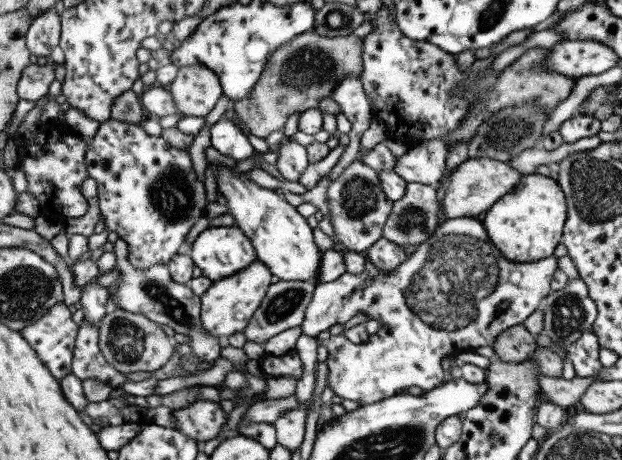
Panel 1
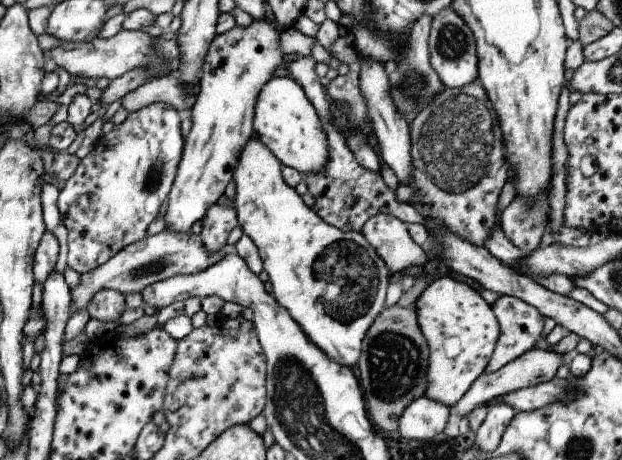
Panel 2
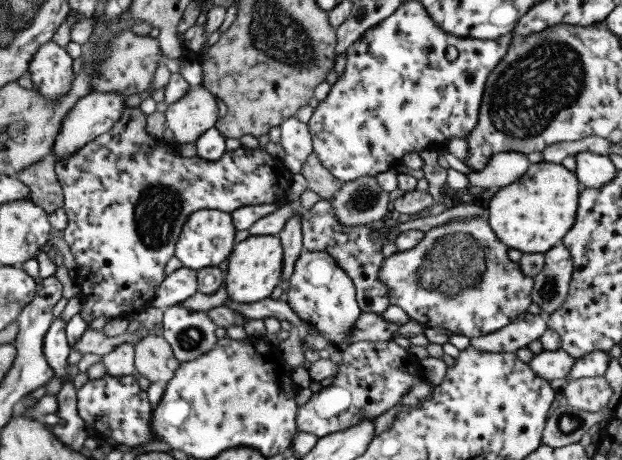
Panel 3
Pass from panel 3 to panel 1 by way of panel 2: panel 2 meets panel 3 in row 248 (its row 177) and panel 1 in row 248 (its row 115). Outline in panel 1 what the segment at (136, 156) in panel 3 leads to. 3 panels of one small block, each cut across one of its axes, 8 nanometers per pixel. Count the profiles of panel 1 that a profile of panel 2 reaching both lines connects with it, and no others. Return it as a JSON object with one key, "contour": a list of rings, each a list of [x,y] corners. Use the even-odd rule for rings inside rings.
{"contour":[[[112,118],[101,122],[96,134],[92,139],[88,140],[88,148],[86,148],[86,167],[88,167],[88,176],[92,177],[97,183],[97,194],[100,208],[100,219],[102,218],[106,224],[108,231],[116,232],[118,238],[126,241],[129,250],[129,261],[137,268],[149,268],[154,264],[167,264],[176,254],[183,251],[188,233],[196,224],[200,217],[204,216],[206,206],[209,203],[206,198],[206,186],[194,172],[192,160],[188,152],[172,147],[161,136],[151,136],[144,131],[142,124],[132,124],[129,122],[120,122]]]}

